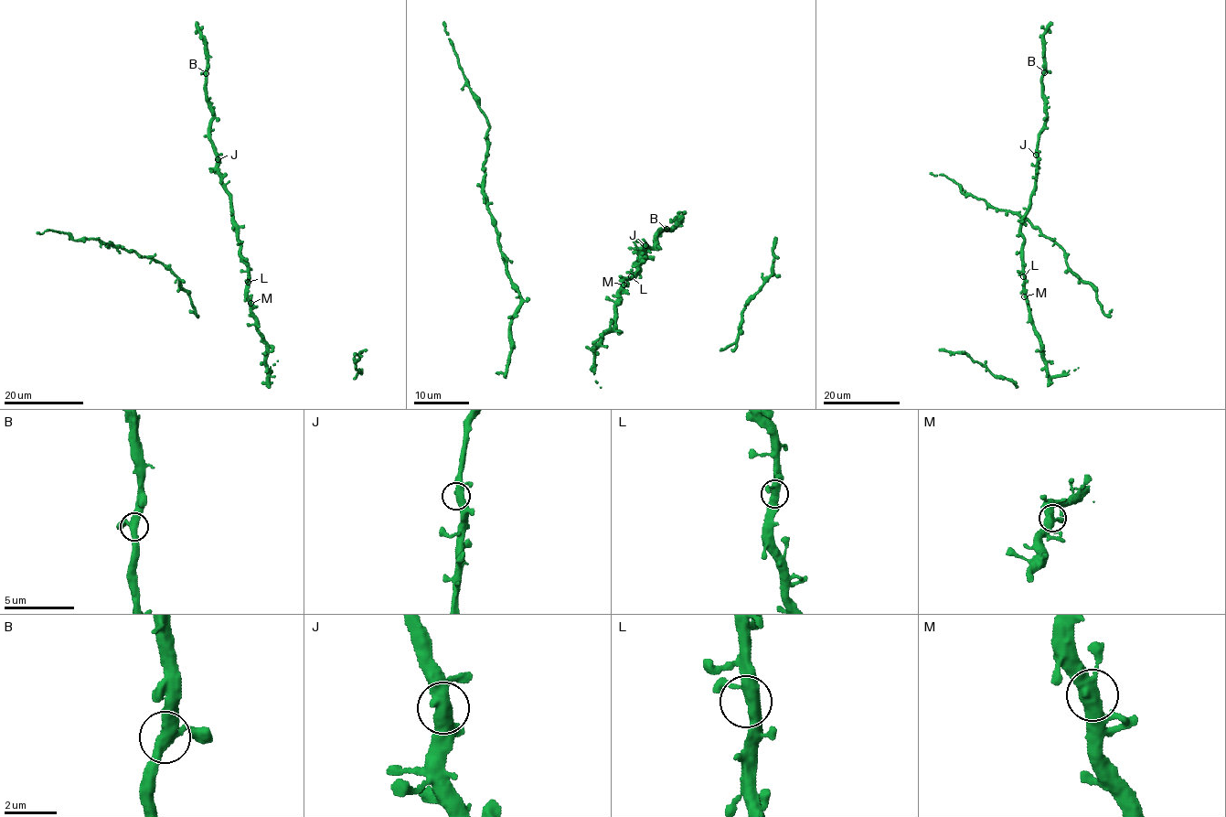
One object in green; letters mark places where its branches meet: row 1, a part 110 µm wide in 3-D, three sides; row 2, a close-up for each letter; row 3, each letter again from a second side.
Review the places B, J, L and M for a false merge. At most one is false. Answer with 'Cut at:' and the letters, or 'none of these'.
Cut at: none of these

